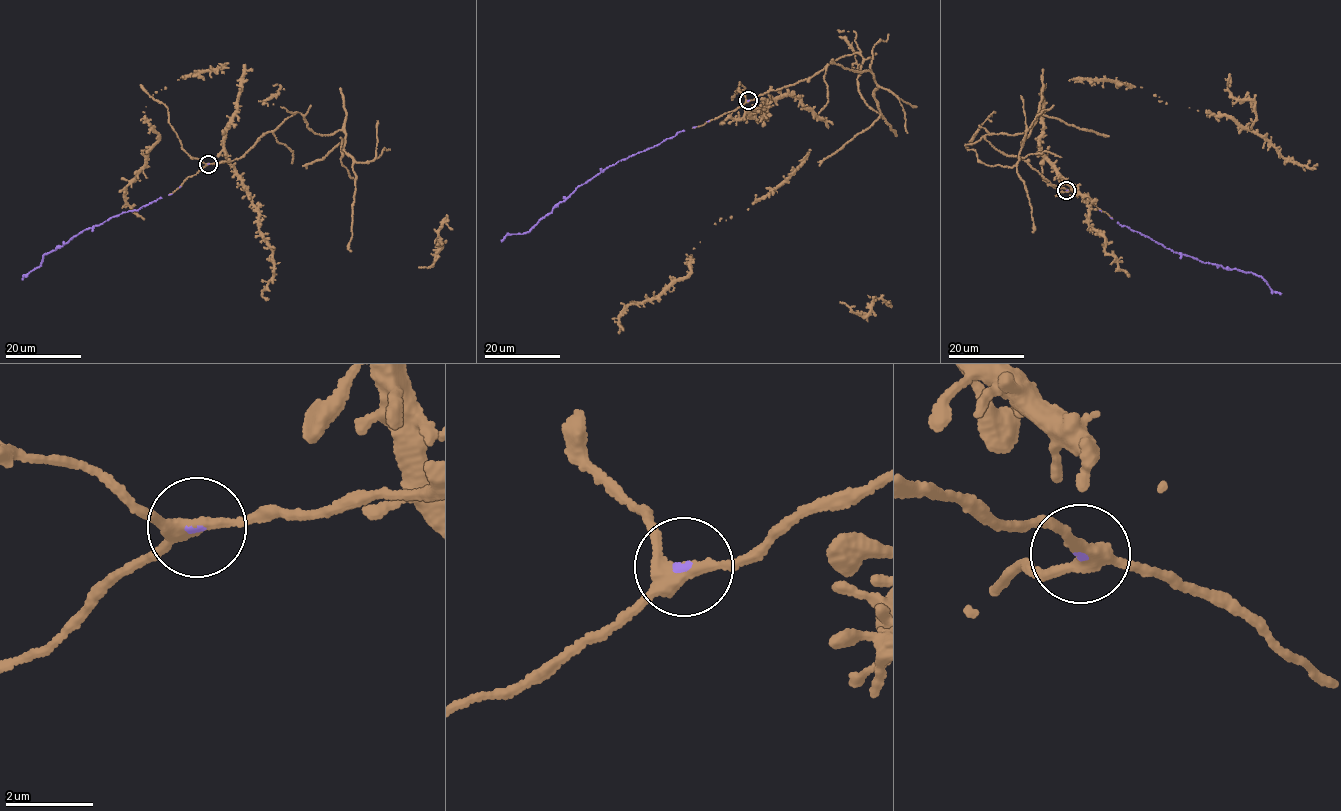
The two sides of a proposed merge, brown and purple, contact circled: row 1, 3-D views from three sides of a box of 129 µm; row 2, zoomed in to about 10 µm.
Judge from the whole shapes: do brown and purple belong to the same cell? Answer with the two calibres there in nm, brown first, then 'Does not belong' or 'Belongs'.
Thickness 300 nm (brown) against 90 nm. Belongs

